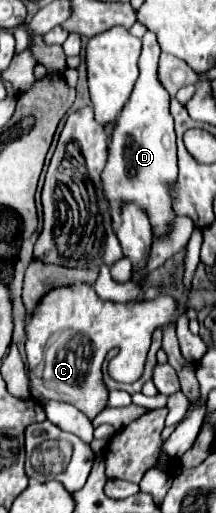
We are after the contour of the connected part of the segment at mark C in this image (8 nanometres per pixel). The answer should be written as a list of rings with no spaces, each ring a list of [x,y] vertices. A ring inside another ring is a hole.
[[[74,284],[70,288],[52,288],[42,296],[42,304],[34,308],[26,318],[26,356],[28,356],[28,376],[30,376],[30,392],[36,400],[60,400],[70,402],[78,410],[82,410],[90,420],[104,410],[108,390],[102,384],[102,362],[108,350],[118,348],[128,350],[130,364],[145,365],[146,354],[150,348],[150,334],[154,328],[163,328],[170,322],[176,323],[184,307],[170,295],[162,294],[150,301],[142,301],[134,306],[106,302],[98,298],[90,284]]]

